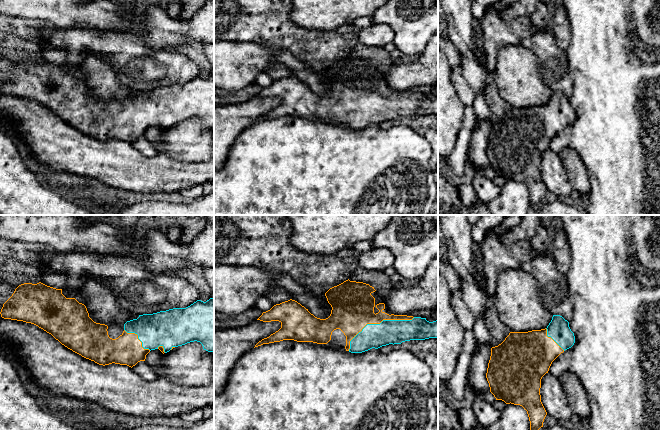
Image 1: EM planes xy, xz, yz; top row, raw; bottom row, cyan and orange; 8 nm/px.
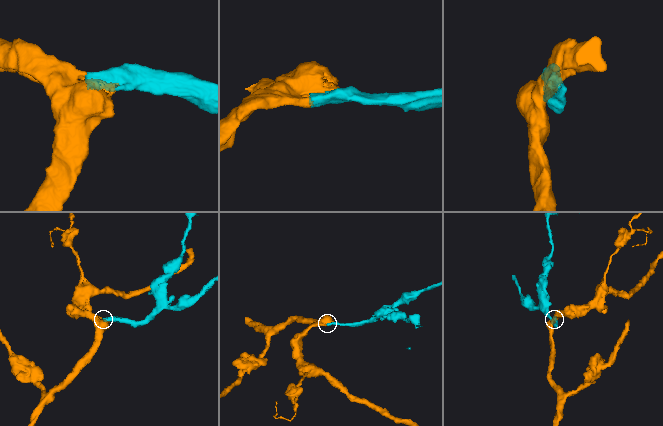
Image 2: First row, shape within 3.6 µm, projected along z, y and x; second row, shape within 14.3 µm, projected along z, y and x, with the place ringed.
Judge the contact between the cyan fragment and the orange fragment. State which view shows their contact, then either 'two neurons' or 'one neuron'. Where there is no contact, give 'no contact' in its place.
contact in xz; one neuron

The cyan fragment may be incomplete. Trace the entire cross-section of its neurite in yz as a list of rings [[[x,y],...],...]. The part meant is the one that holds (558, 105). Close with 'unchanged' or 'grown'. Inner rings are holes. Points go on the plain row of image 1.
[[[553,91],[545,105],[510,108],[501,120],[491,124],[486,149],[490,168],[496,176],[522,182],[527,187],[531,207],[539,207],[547,191],[541,178],[541,155],[548,149],[552,138],[574,119],[575,112],[569,98],[560,91]]]; grown

